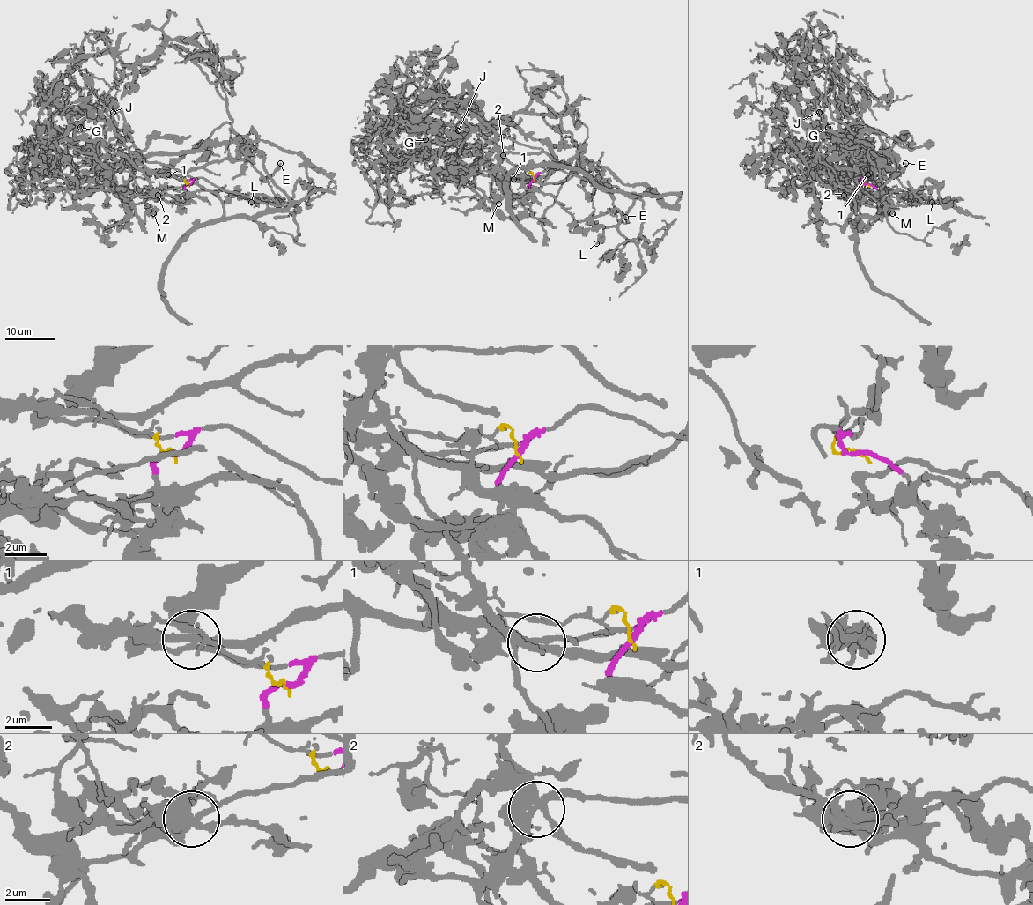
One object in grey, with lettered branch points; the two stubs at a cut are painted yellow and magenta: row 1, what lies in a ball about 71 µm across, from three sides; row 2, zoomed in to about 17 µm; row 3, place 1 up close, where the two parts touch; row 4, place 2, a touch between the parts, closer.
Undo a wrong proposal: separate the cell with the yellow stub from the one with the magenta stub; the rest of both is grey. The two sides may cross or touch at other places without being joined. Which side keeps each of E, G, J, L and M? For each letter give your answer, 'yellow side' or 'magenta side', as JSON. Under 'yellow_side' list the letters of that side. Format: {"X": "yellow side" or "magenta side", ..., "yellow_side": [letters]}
{"E": "yellow side", "G": "yellow side", "J": "yellow side", "L": "magenta side", "M": "magenta side", "yellow_side": ["E", "G", "J"]}

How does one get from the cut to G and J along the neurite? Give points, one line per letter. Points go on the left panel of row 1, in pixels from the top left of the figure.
G: (188, 184), (163, 171), (133, 169), (117, 150), (94, 154), (87, 147), (70, 148), (62, 137), (79, 127)
J: (188, 184), (163, 171), (133, 169), (127, 165), (120, 152), (118, 134), (111, 127), (112, 112)

